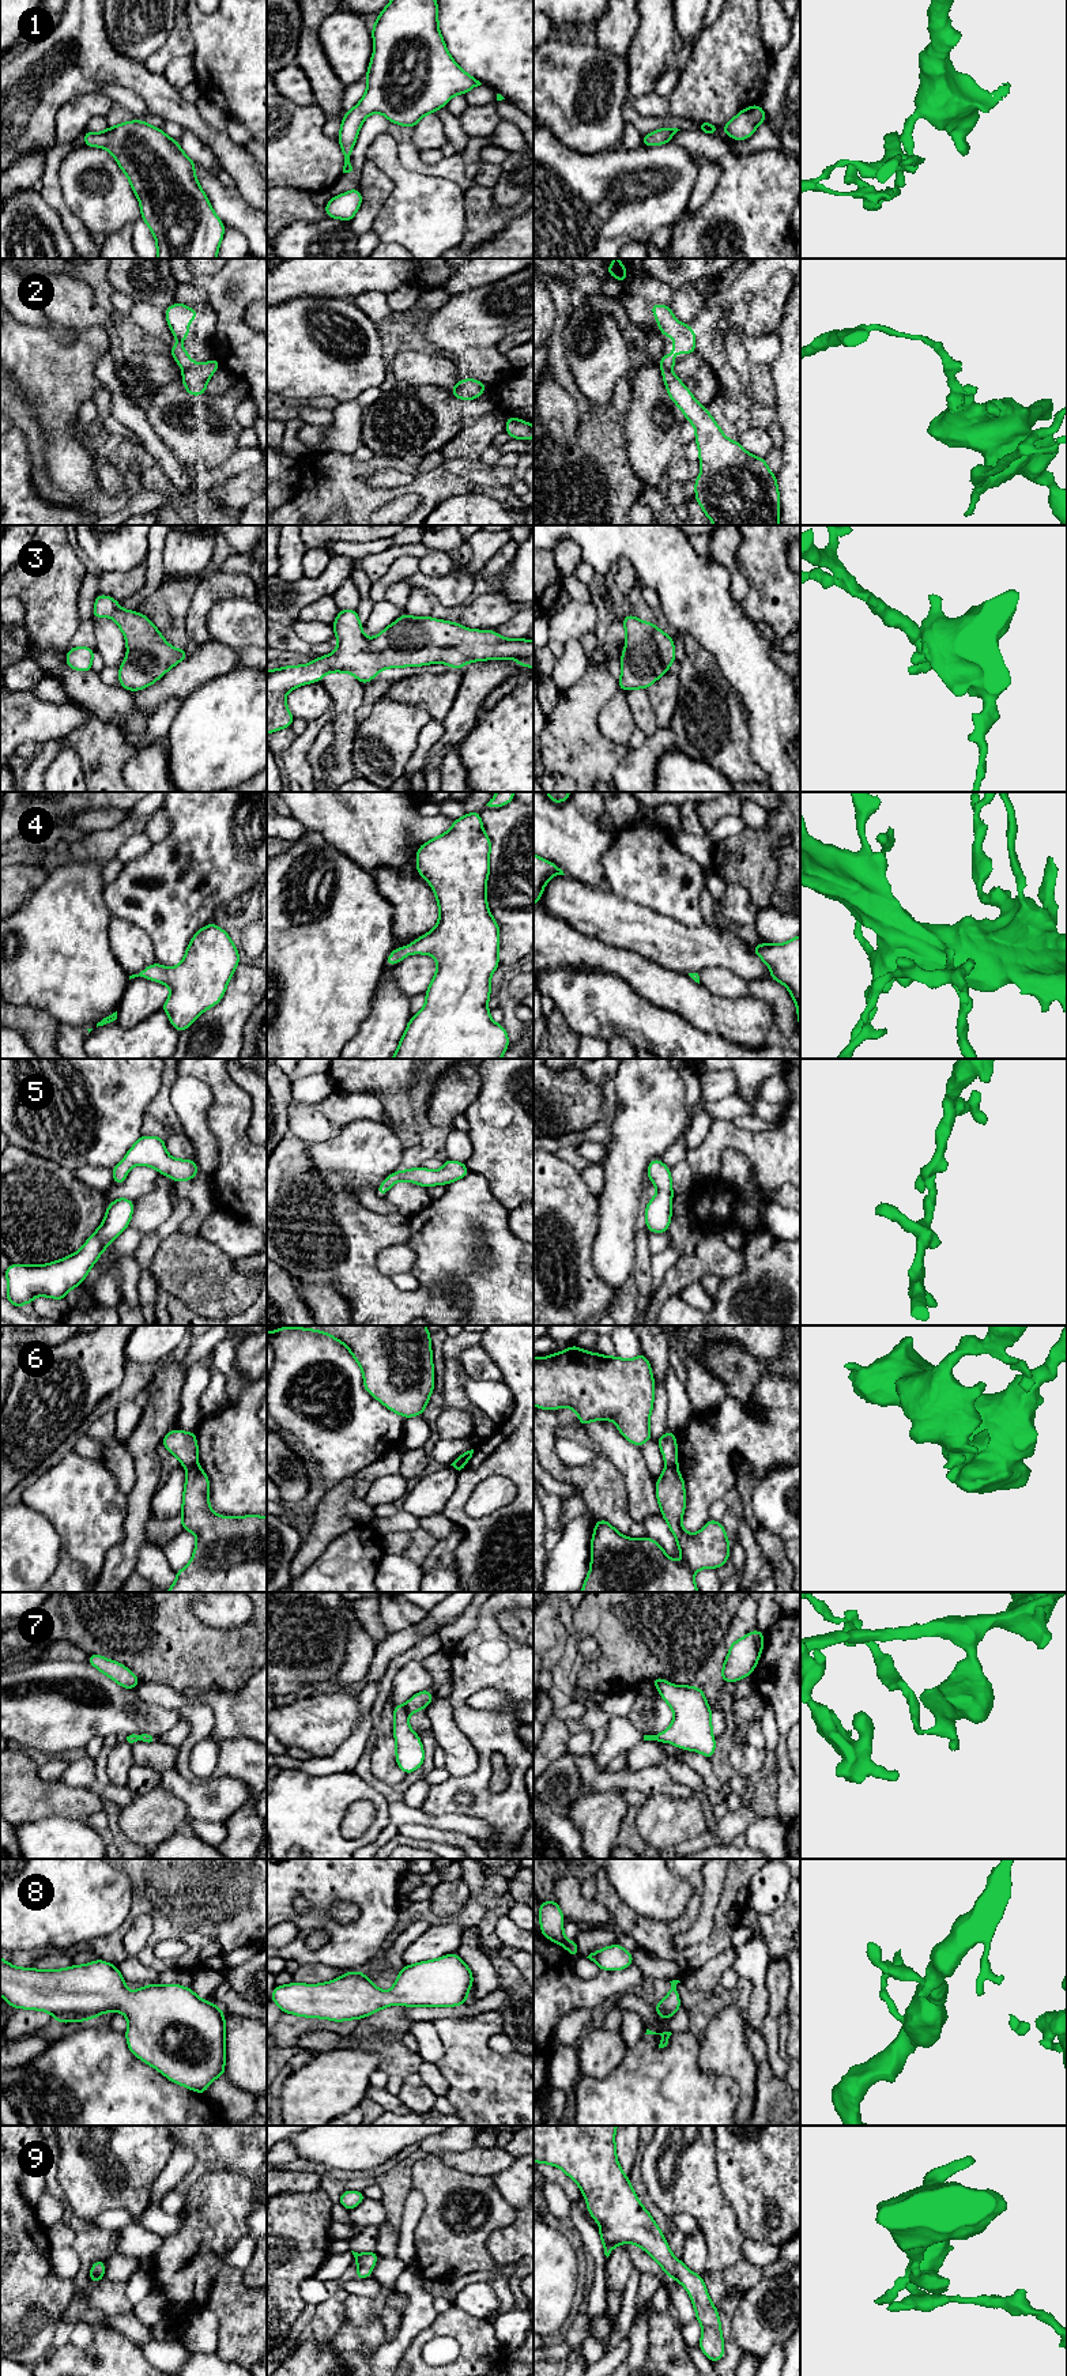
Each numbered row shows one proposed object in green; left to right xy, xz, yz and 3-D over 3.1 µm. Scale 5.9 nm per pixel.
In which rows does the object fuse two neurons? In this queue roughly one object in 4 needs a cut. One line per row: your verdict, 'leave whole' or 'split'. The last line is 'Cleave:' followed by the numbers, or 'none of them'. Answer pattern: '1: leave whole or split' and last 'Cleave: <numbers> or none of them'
1: leave whole
2: split
3: leave whole
4: leave whole
5: leave whole
6: split
7: split
8: leave whole
9: leave whole
Cleave: 2, 6, 7

